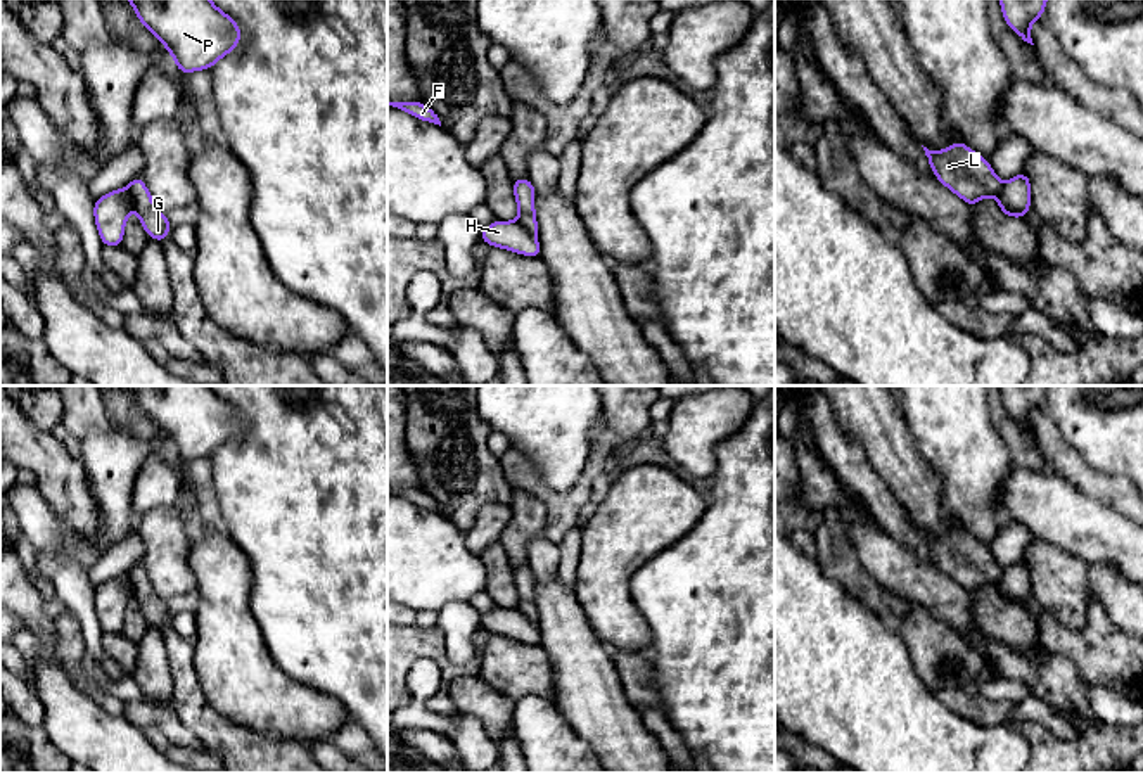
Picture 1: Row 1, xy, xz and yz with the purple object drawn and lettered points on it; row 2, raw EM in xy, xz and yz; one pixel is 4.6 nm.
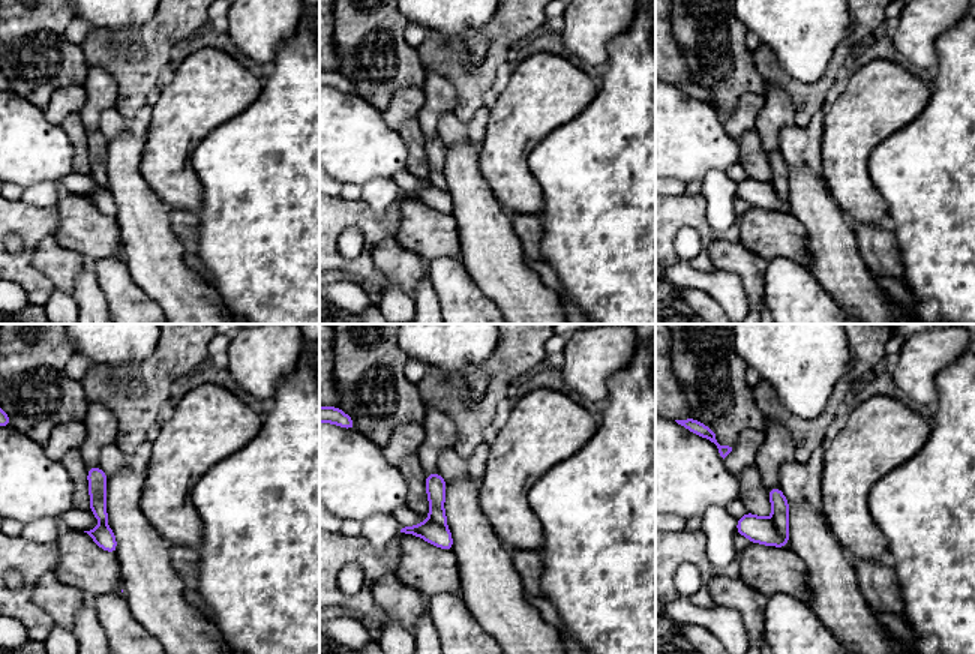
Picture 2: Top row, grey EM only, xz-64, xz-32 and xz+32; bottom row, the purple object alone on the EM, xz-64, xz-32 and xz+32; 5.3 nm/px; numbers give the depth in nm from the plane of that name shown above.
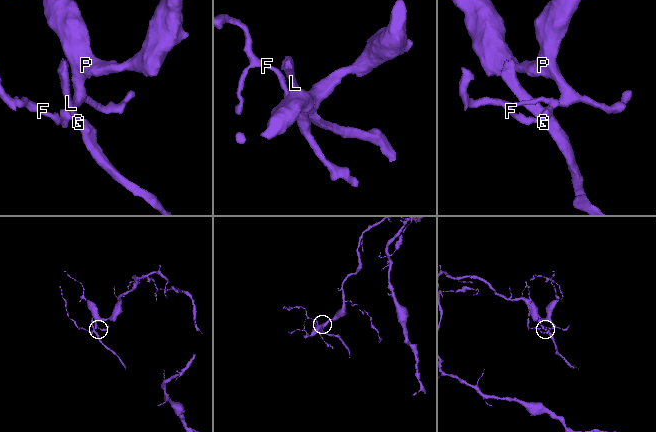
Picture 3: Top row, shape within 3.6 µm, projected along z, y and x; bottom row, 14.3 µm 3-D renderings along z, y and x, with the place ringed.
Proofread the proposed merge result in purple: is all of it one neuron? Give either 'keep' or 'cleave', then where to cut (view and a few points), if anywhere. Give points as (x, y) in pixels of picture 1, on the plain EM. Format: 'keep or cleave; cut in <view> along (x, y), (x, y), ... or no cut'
cleave; cut in xy along (127, 574), (135, 594)

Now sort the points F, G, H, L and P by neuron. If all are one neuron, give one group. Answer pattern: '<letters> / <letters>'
F H P / G L

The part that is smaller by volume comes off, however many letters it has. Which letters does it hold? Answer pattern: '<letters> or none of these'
G, L

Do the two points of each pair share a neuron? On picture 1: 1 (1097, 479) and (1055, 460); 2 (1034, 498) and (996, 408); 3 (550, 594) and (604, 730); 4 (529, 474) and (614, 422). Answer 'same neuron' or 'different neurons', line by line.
1: same neuron
2: different neurons
3: same neuron
4: same neuron

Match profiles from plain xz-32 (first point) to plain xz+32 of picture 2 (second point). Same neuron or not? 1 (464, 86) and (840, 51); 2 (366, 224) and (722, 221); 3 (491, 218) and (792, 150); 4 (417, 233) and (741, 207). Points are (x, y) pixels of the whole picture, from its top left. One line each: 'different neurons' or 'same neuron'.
1: same neuron
2: different neurons
3: different neurons
4: different neurons

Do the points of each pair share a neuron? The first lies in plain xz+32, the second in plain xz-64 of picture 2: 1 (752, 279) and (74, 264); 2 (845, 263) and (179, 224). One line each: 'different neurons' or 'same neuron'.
1: same neuron
2: different neurons

